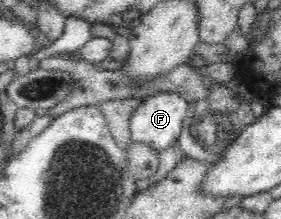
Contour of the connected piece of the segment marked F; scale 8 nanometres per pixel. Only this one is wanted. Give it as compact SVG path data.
M175 92L155 93L144 97L144 101L129 119L130 140L153 147L153 151L157 151L157 154L175 146L179 142L180 130L189 106L189 103Z

